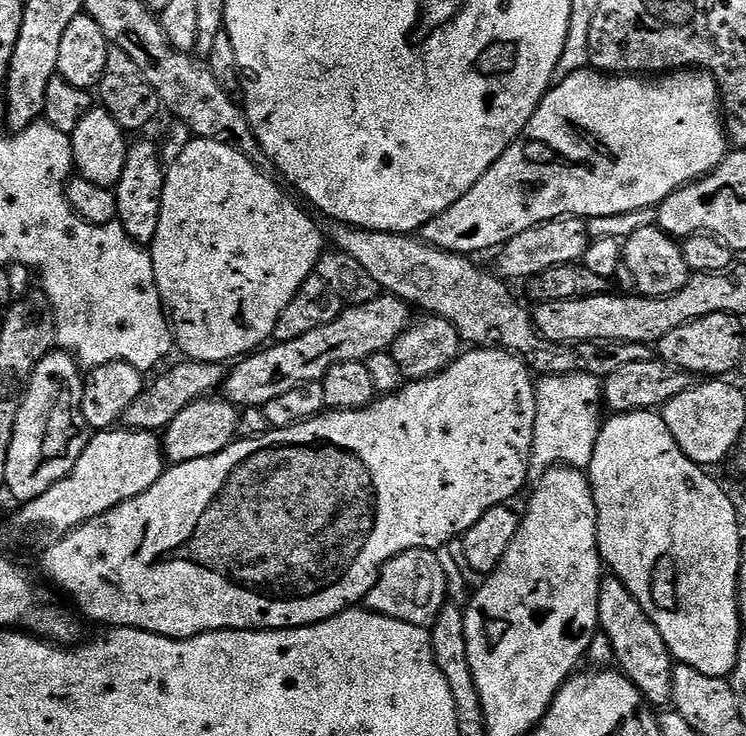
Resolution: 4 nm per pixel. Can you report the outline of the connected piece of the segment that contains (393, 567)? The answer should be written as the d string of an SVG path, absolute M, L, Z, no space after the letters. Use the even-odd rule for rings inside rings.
M415 548L398 554L380 569L378 583L368 592L366 608L383 616L410 622L419 628L428 628L438 618L442 606L449 599L448 576L444 564L431 548Z

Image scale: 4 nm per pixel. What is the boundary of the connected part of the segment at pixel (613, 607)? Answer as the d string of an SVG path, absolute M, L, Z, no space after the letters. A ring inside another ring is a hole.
M604 578L600 582L598 594L599 631L608 639L612 652L616 655L619 671L644 695L645 701L653 709L660 710L672 703L672 652L666 646L658 626L638 606L638 602L618 579Z

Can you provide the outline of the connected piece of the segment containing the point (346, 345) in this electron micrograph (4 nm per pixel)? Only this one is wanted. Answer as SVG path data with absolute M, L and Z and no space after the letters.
M382 294L378 299L365 304L353 304L345 307L340 316L334 318L334 322L330 322L326 326L318 326L301 336L281 339L279 341L281 344L273 343L271 346L265 346L235 361L227 369L227 375L222 383L223 399L241 409L263 408L274 398L282 398L282 394L294 390L298 384L305 384L311 380L323 380L324 375L338 362L366 361L370 358L370 354L389 351L393 342L408 329L410 323L408 312L410 312L410 305L391 294Z

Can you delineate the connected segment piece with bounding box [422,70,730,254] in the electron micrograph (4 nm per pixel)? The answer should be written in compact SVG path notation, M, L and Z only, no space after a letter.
M585 70L570 74L561 84L553 84L544 95L543 102L534 110L530 122L525 126L524 133L508 147L506 151L478 178L478 182L450 210L443 212L438 218L434 218L424 229L422 239L426 244L433 244L447 252L459 252L461 254L476 254L472 252L484 252L487 248L499 249L510 238L522 234L522 230L530 230L547 220L553 220L559 216L582 216L589 221L606 218L612 215L625 215L627 212L638 211L640 208L656 208L672 192L676 192L685 184L706 176L708 173L724 161L730 144L726 139L726 128L722 123L722 112L718 107L718 89L712 73L703 70L677 70L671 74L661 75L659 78L641 78L636 74L605 74L599 70Z

